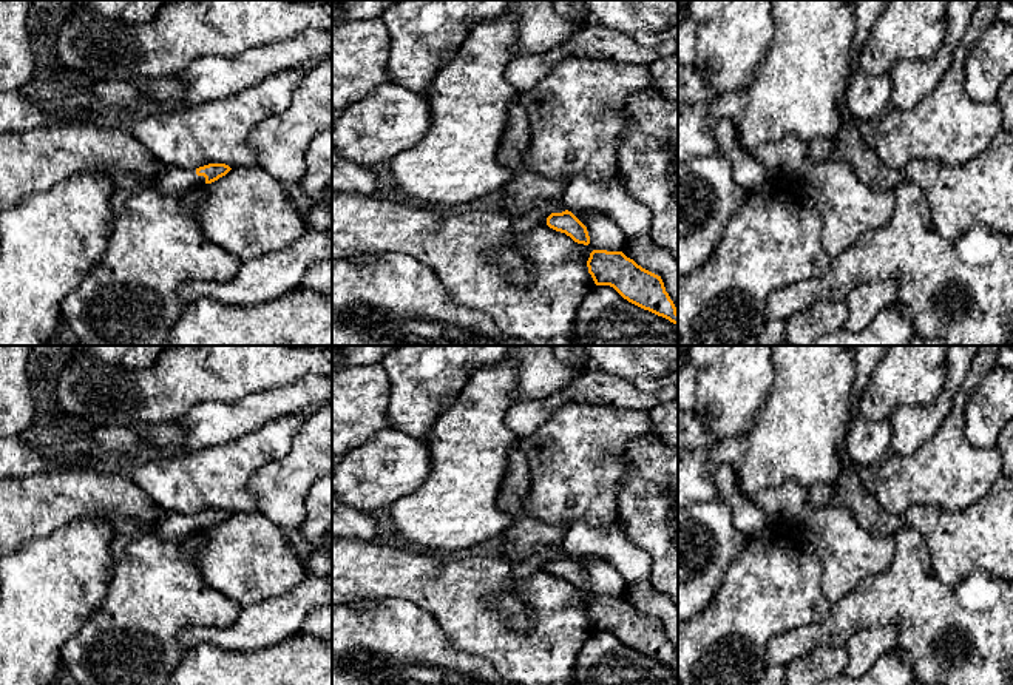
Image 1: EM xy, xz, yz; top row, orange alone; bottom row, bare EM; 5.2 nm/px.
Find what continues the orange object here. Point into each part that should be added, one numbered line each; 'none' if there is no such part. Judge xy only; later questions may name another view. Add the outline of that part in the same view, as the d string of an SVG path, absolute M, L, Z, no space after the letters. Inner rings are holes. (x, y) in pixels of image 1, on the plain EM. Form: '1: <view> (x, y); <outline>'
1: xy (172, 525); M164 511L153 532L164 538L188 537L205 529L204 521L196 520L196 514L185 515L179 512Z

